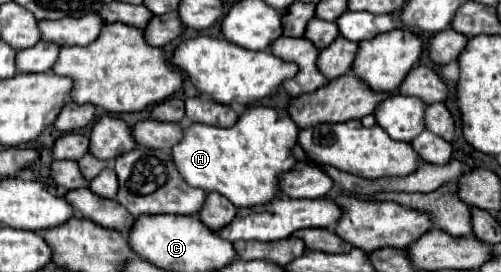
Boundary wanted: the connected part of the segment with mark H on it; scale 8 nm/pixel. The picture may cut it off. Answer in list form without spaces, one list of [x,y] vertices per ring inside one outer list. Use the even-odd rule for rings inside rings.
[[[246,107],[238,121],[224,129],[214,125],[186,125],[184,137],[172,147],[172,161],[180,173],[180,177],[190,187],[200,187],[204,191],[218,191],[236,207],[252,207],[268,203],[278,193],[278,175],[290,171],[296,159],[292,157],[292,147],[296,145],[298,127],[290,117],[278,117],[272,107]]]

